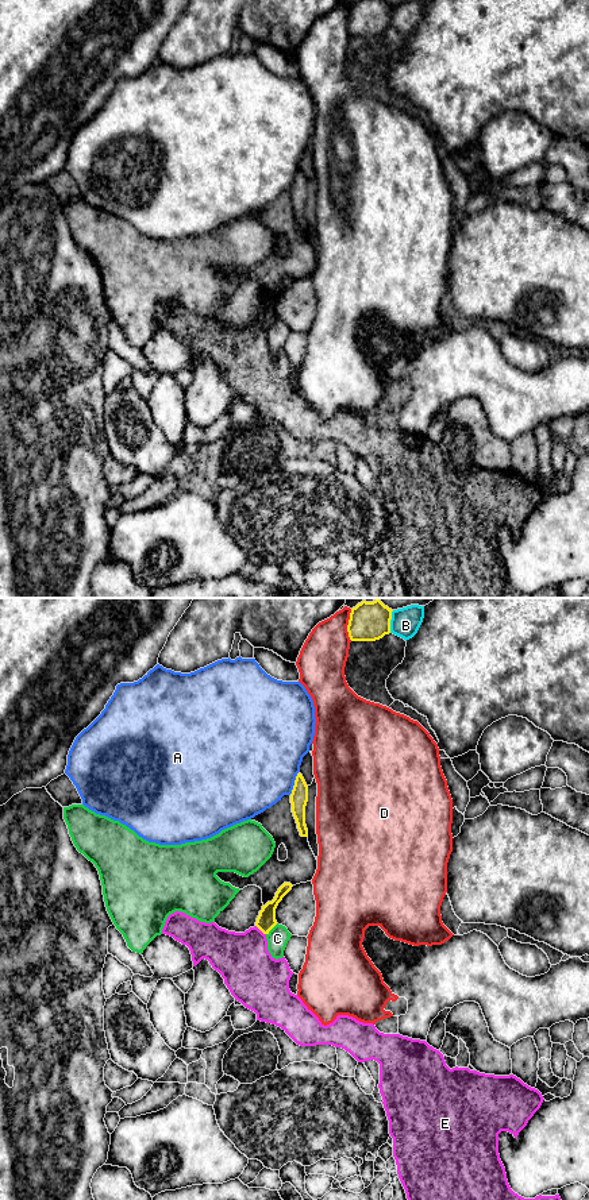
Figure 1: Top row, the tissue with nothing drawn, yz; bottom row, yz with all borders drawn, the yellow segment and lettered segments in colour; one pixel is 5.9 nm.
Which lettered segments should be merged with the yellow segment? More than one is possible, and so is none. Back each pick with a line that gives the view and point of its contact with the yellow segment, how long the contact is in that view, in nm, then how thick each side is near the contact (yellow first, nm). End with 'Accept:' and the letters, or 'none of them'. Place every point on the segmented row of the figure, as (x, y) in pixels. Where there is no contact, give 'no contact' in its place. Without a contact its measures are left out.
Accept: none of them

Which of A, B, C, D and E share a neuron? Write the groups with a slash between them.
A / B / C / D / E

